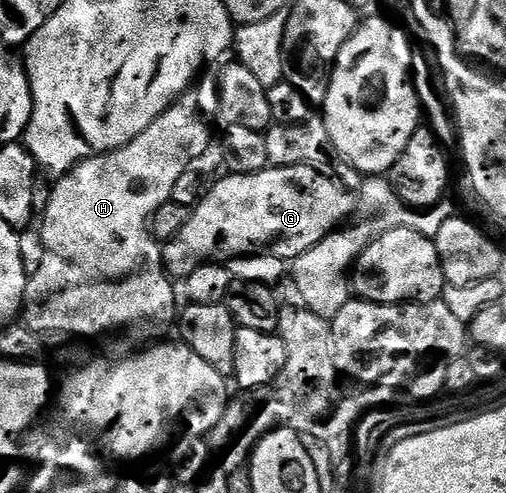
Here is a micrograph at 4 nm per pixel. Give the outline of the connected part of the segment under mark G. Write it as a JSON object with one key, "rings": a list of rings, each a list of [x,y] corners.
{"rings":[[[270,165],[259,173],[250,175],[229,173],[226,176],[226,179],[219,180],[210,191],[208,188],[202,194],[197,206],[190,210],[183,227],[173,237],[164,240],[165,269],[170,276],[184,277],[204,263],[228,261],[237,259],[240,255],[261,253],[273,248],[276,248],[286,260],[292,261],[298,255],[307,253],[307,249],[317,245],[323,237],[338,230],[348,220],[345,218],[352,211],[356,212],[359,207],[352,190],[342,187],[331,177],[307,165],[294,167]]]}

